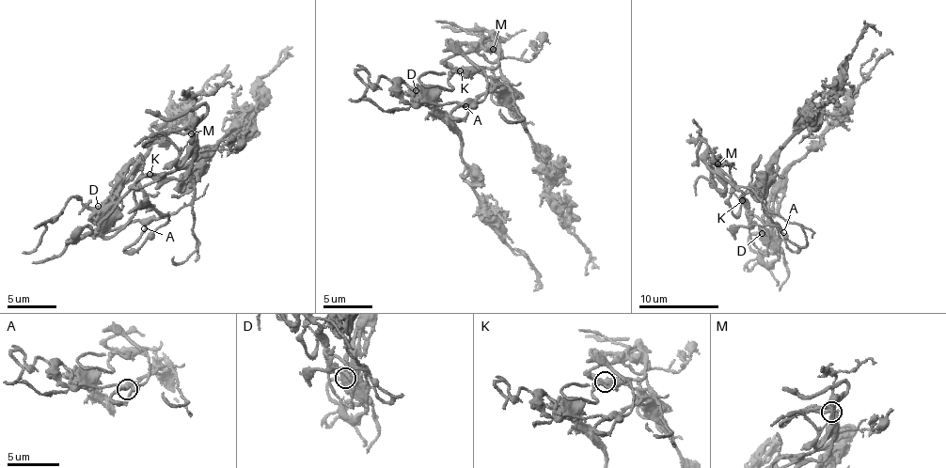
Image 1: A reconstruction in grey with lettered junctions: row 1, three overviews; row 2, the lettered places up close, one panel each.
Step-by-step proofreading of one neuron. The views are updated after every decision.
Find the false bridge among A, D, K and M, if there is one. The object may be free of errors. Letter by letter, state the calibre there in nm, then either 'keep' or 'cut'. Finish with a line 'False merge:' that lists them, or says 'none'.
A: calibre 260 nm; keep
D: calibre 440 nm; keep
K: calibre 260 nm; keep
M: calibre 260 nm; keep
False merge: none

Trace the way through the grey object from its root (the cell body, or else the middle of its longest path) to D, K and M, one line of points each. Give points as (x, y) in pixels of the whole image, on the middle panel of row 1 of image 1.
D: (472, 103), (439, 105), (416, 90)
K: (472, 103), (508, 82), (492, 75), (488, 70), (461, 70)
M: (472, 103), (508, 82), (499, 70), (498, 54), (494, 47), (493, 49)

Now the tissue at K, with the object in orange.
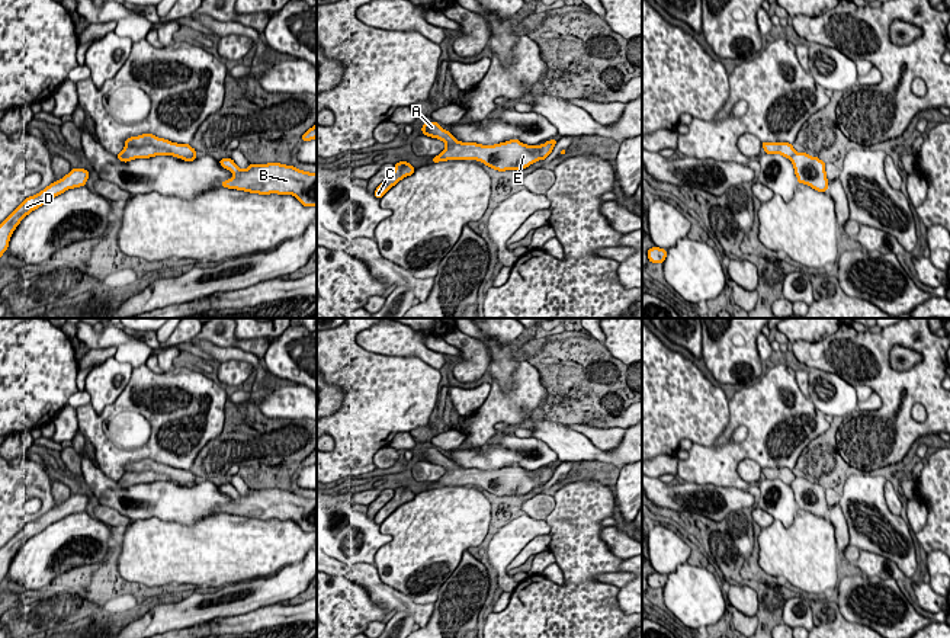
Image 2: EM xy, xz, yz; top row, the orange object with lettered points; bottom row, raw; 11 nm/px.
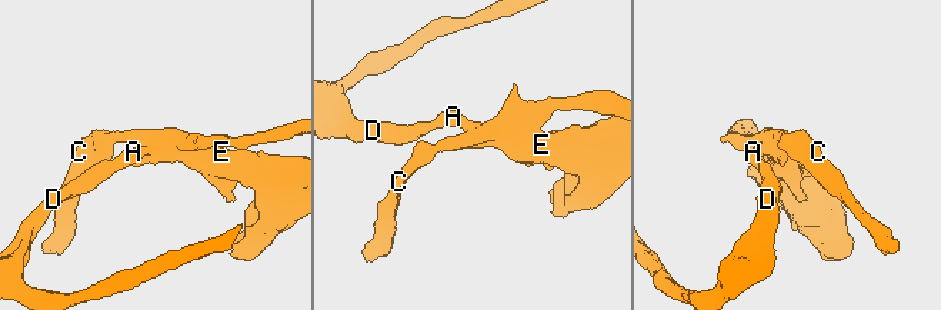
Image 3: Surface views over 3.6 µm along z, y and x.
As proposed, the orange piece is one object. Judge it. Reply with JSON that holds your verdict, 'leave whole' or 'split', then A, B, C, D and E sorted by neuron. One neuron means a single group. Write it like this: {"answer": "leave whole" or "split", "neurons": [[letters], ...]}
{"answer": "leave whole", "neurons": [["A", "B", "C", "D", "E"]]}

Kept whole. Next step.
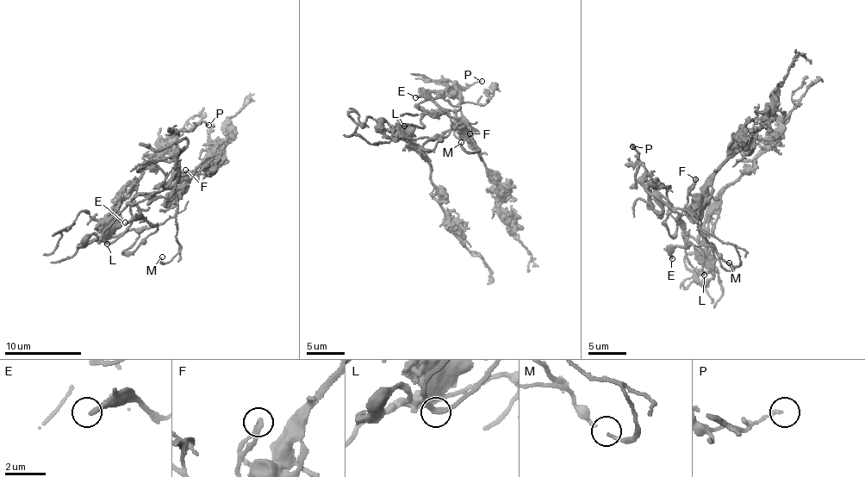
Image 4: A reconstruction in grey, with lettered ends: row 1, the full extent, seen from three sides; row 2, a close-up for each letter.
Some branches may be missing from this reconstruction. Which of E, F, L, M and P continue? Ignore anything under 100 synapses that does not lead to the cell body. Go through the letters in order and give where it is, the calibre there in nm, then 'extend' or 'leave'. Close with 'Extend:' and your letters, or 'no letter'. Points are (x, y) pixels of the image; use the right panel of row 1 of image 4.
E: at (672, 258); 260 nm thick; leave
F: at (695, 179); 170 nm thick; leave
L: at (704, 275); 180 nm thick; leave
M: at (729, 263); 160 nm thick; extend
P: at (632, 146); 160 nm thick; leave
Extend: M

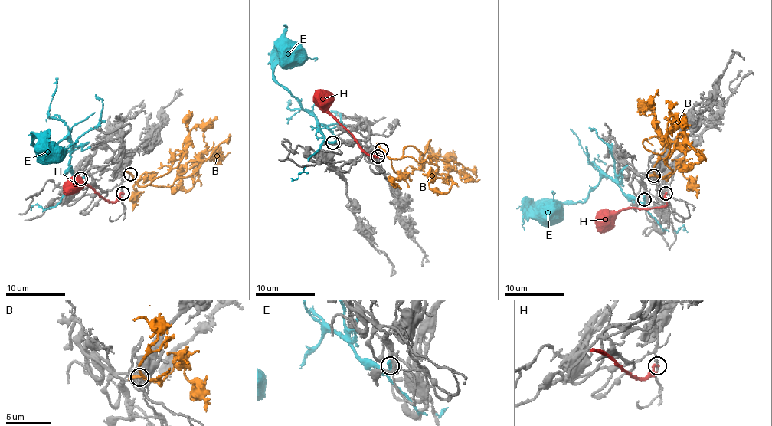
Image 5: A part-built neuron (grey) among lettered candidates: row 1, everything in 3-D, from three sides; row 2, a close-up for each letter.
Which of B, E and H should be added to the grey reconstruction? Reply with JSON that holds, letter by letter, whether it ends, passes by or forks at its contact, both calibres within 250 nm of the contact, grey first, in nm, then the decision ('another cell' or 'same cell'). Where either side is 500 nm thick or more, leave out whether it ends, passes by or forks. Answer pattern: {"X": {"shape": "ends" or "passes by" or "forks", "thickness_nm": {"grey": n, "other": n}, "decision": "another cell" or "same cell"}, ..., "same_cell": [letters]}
{"B": {"shape": "passes by", "thickness_nm": {"grey": 150, "other": 240}, "decision": "another cell"}, "E": {"shape": "ends", "thickness_nm": {"grey": 200, "other": 400}, "decision": "another cell"}, "H": {"shape": "passes by", "thickness_nm": {"grey": 190, "other": 200}, "decision": "another cell"}, "same_cell": []}

